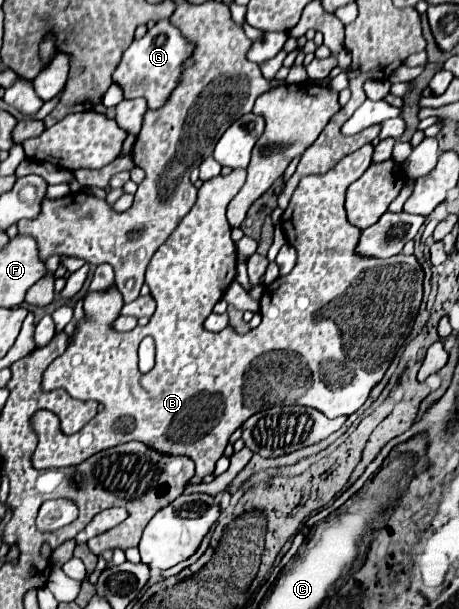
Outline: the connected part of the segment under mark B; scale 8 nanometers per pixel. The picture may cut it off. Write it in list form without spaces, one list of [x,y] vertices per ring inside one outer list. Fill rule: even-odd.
[[[368,144],[342,158],[330,172],[300,180],[282,216],[286,240],[298,252],[296,266],[290,274],[280,276],[274,280],[274,284],[266,286],[260,300],[262,322],[258,328],[250,330],[248,336],[236,333],[230,325],[226,327],[229,327],[229,336],[224,336],[224,330],[214,334],[202,326],[204,318],[208,318],[214,304],[236,278],[236,246],[230,240],[232,228],[226,220],[226,206],[240,192],[246,180],[246,170],[238,168],[228,176],[206,180],[198,190],[194,208],[154,252],[148,264],[146,284],[156,300],[156,312],[148,326],[137,325],[132,332],[112,330],[110,322],[118,318],[118,312],[124,306],[122,296],[116,290],[90,292],[84,298],[86,318],[78,322],[74,342],[68,346],[68,350],[44,372],[42,388],[64,388],[72,398],[96,400],[100,410],[80,432],[72,436],[60,432],[60,422],[58,418],[52,418],[52,412],[36,412],[32,424],[38,434],[38,446],[32,454],[32,466],[36,470],[76,466],[102,450],[136,440],[168,456],[192,458],[196,464],[196,474],[204,478],[214,472],[214,466],[224,454],[232,432],[240,428],[244,420],[264,408],[302,404],[324,412],[328,418],[350,416],[356,412],[366,402],[370,390],[382,380],[396,350],[410,334],[422,302],[424,278],[424,272],[414,256],[398,254],[378,260],[360,258],[354,254],[360,230],[354,228],[346,218],[344,196],[346,188],[370,166],[370,158],[372,146]],[[146,336],[152,336],[156,342],[156,366],[148,374],[142,374],[138,370],[138,344]]]

